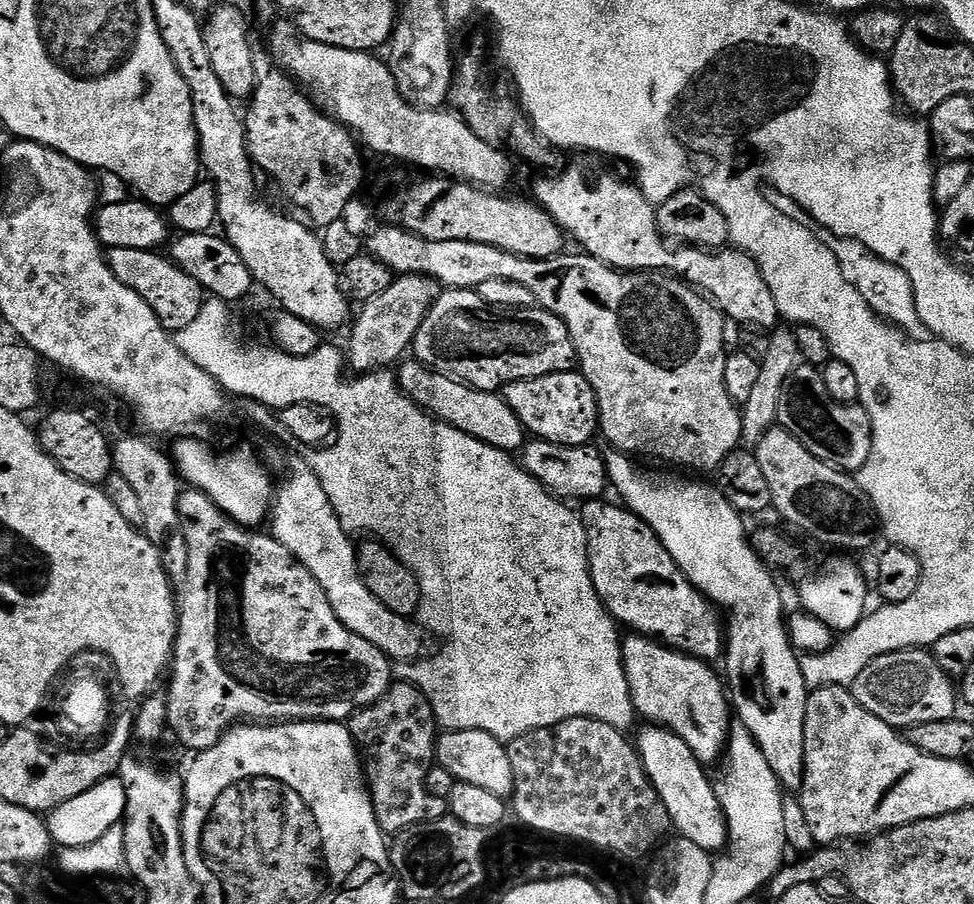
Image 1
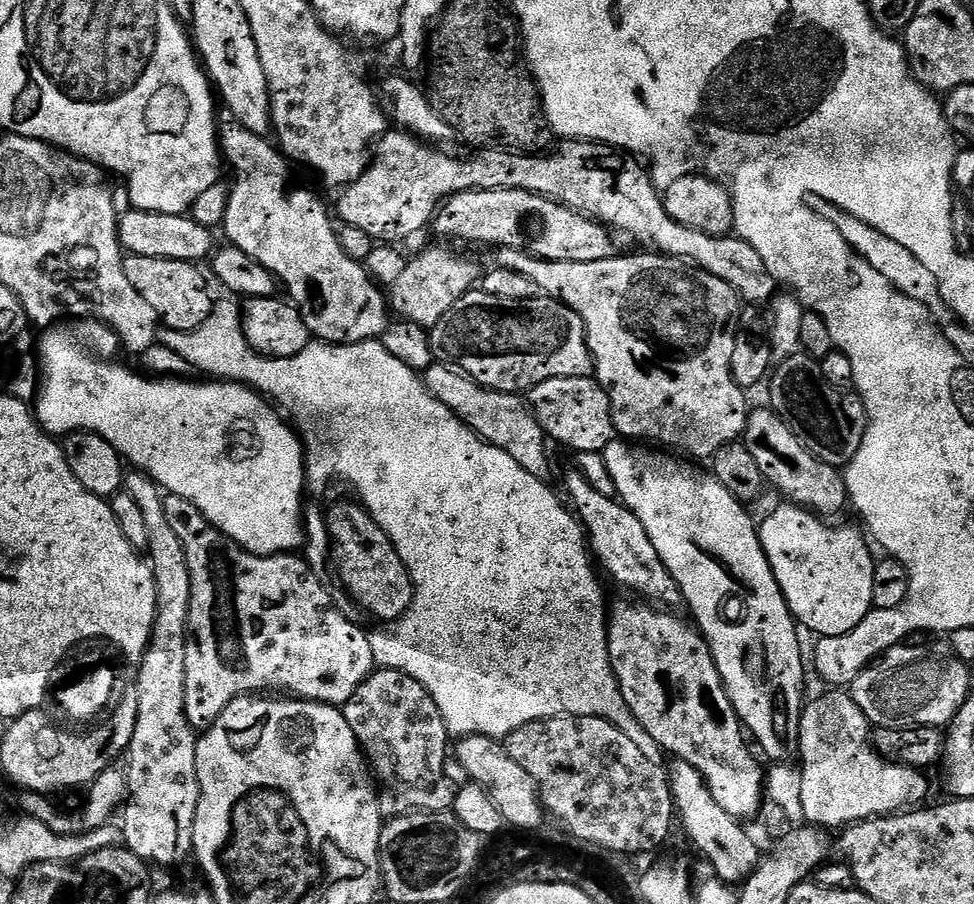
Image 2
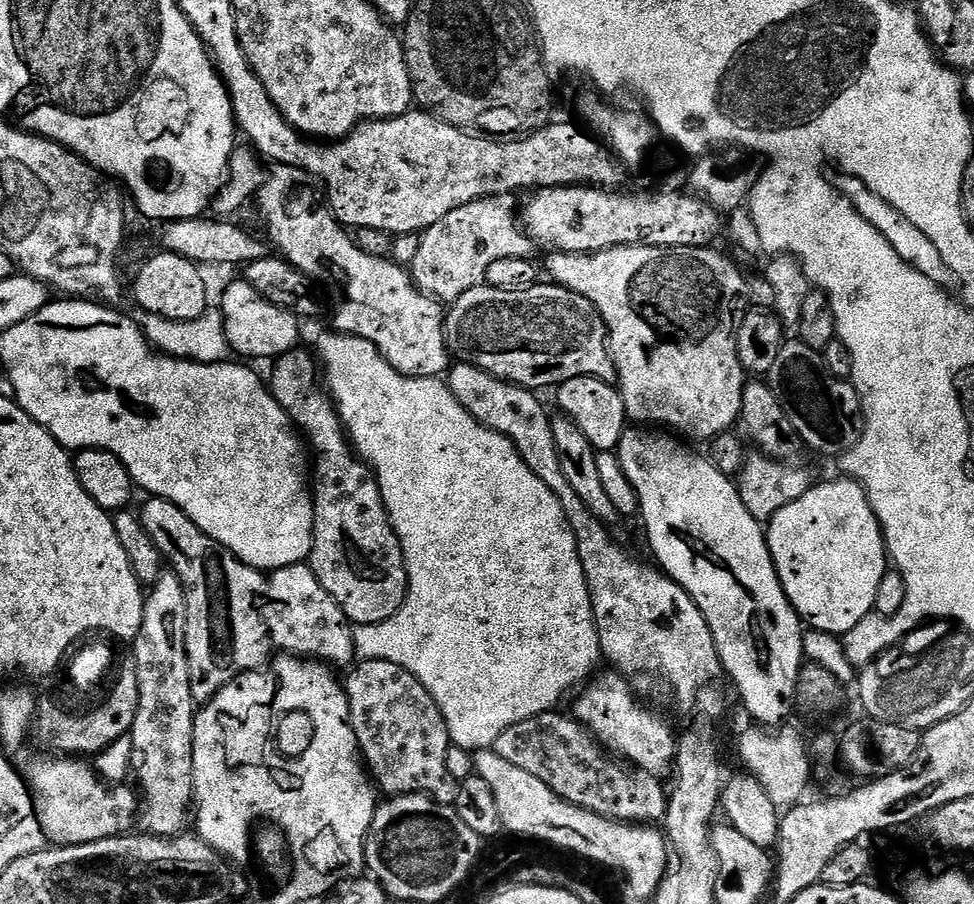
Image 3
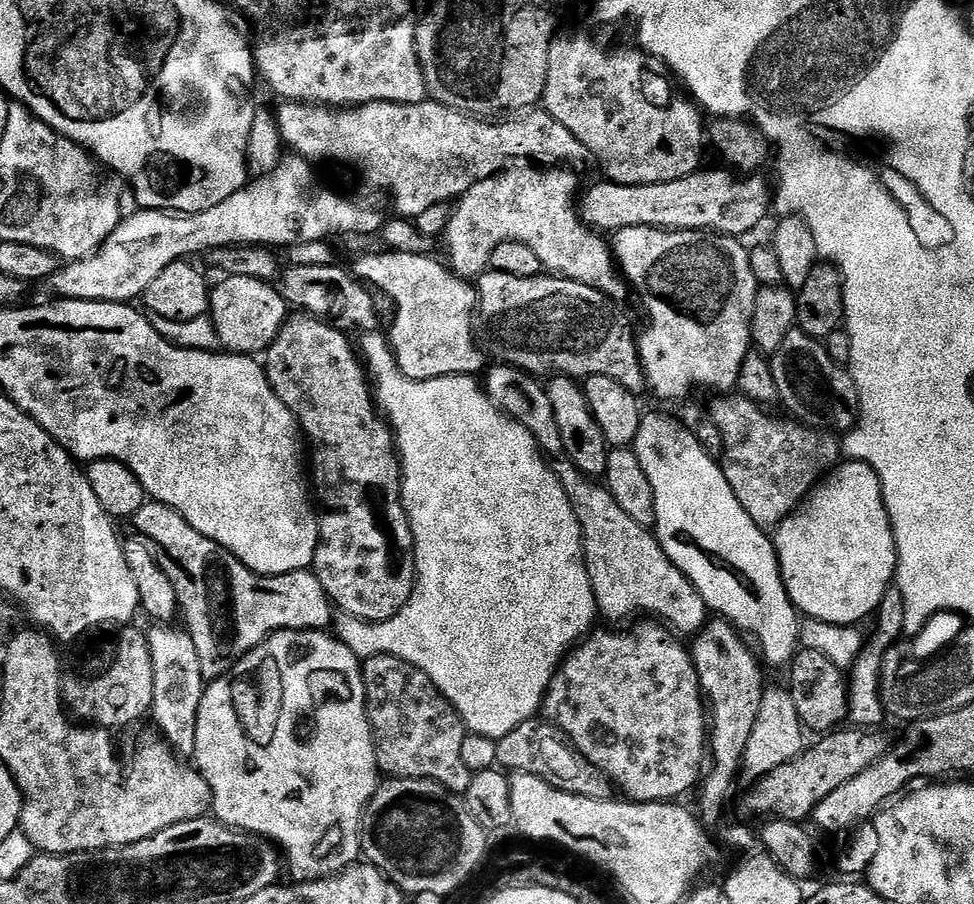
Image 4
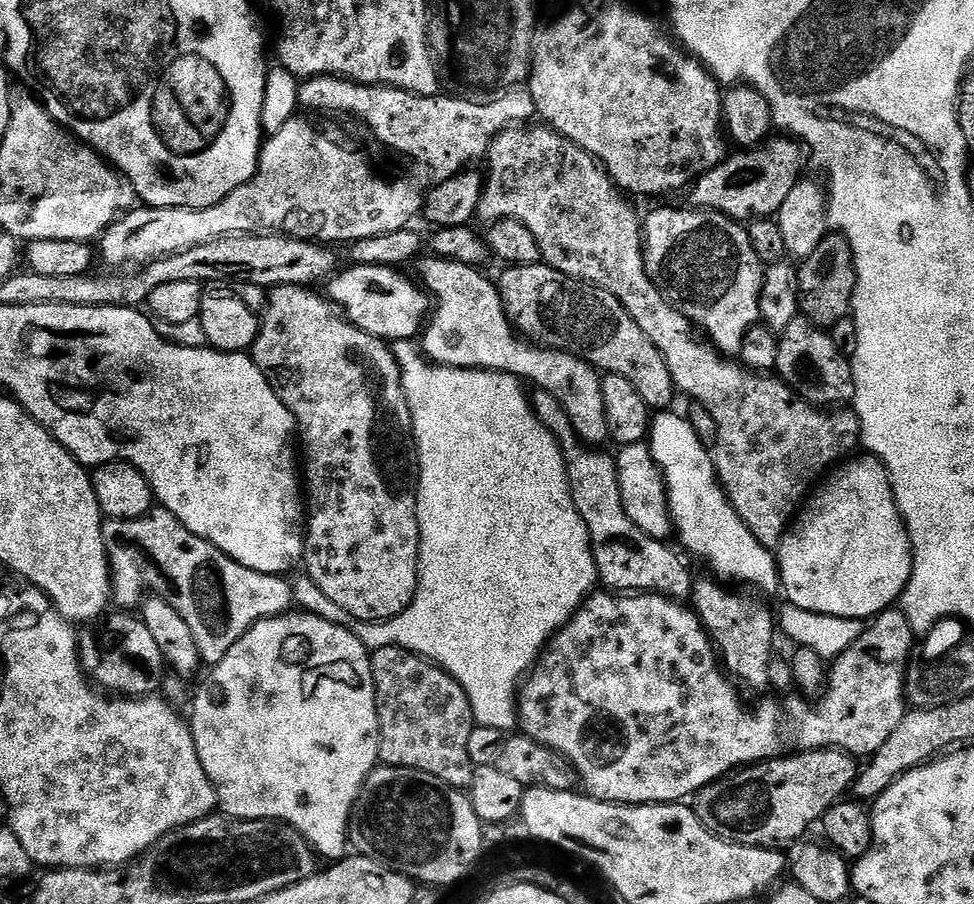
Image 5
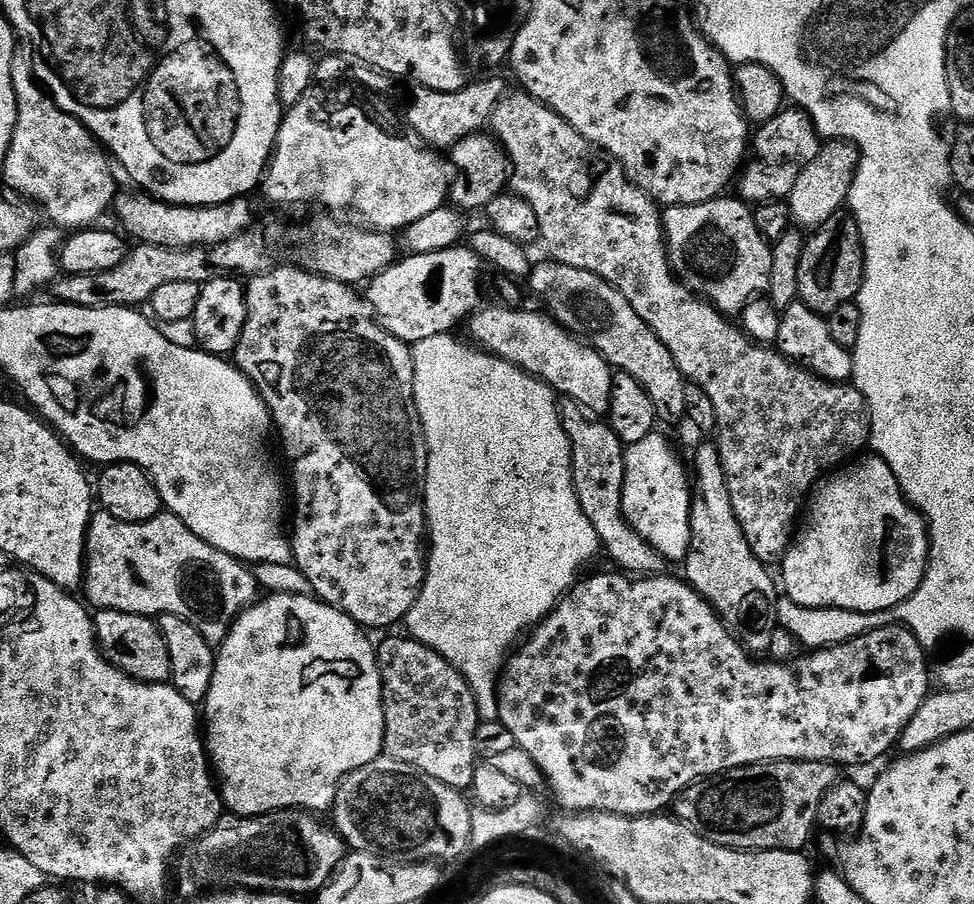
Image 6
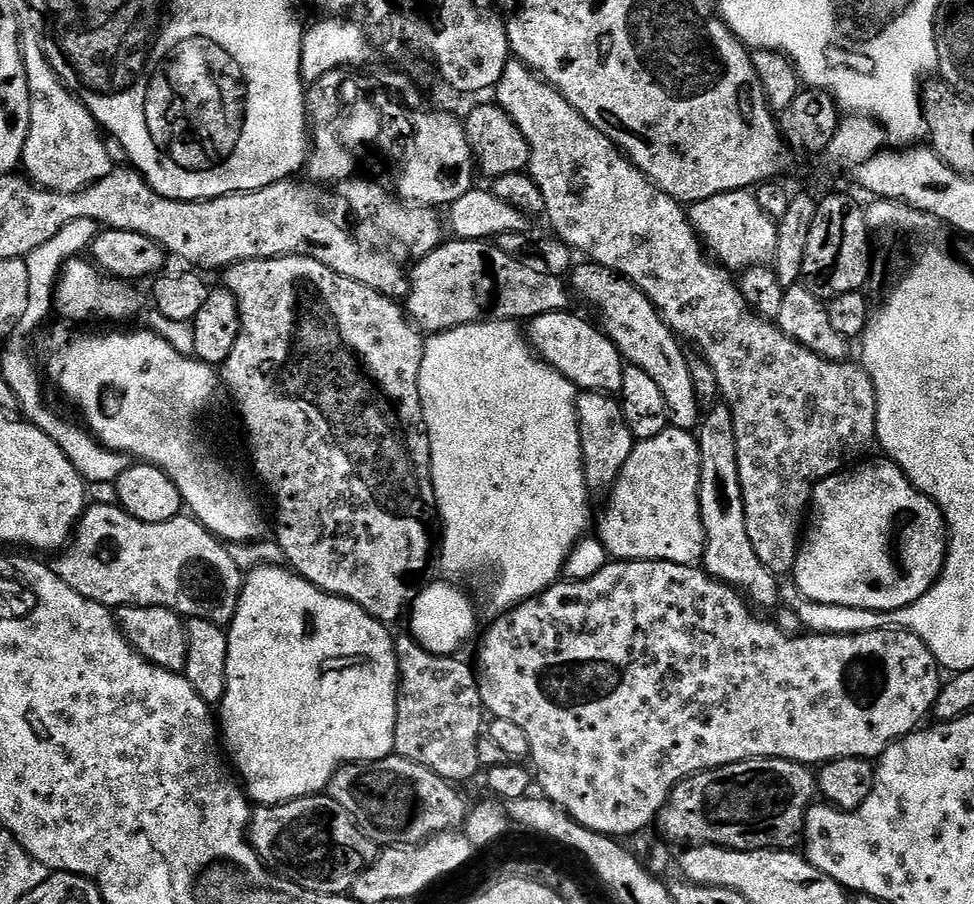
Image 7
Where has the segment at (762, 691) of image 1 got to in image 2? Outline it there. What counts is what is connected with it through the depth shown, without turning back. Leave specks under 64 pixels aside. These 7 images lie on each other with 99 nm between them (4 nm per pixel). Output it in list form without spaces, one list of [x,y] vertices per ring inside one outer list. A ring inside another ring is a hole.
[[[617,438],[610,442],[604,451],[603,458],[606,468],[610,473],[610,478],[614,481],[617,497],[625,507],[631,509],[635,517],[642,522],[646,534],[650,535],[650,540],[654,548],[658,551],[662,562],[670,570],[676,585],[680,587],[680,595],[683,603],[688,603],[688,608],[692,611],[691,619],[694,621],[700,633],[704,636],[704,641],[708,643],[708,649],[712,651],[714,662],[718,666],[718,674],[726,686],[726,694],[734,706],[736,716],[740,719],[741,725],[746,729],[747,735],[754,741],[755,747],[761,753],[765,752],[772,762],[792,762],[797,759],[799,753],[799,722],[800,714],[806,705],[804,698],[804,656],[800,653],[800,636],[796,633],[798,629],[797,621],[794,619],[792,611],[788,609],[786,598],[778,586],[778,582],[772,573],[772,567],[766,558],[765,551],[762,550],[759,531],[755,522],[748,514],[747,508],[740,500],[734,498],[732,494],[709,471],[698,470],[692,465],[682,462],[675,455],[660,451],[650,450],[648,446],[633,444],[622,438]]]

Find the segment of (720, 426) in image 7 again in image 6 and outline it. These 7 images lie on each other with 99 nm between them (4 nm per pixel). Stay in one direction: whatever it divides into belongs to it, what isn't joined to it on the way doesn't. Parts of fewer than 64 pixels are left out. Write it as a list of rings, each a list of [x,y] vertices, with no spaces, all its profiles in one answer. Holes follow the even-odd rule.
[[[715,443],[700,444],[696,448],[694,460],[694,495],[692,497],[692,513],[690,514],[690,550],[682,561],[682,576],[692,589],[712,605],[716,615],[724,621],[724,625],[732,631],[733,636],[753,654],[768,654],[771,638],[778,627],[776,602],[778,584],[772,581],[769,569],[750,550],[750,542],[746,542],[746,534],[734,514],[734,506],[730,500],[730,486],[726,482],[726,470],[722,466],[720,449]]]

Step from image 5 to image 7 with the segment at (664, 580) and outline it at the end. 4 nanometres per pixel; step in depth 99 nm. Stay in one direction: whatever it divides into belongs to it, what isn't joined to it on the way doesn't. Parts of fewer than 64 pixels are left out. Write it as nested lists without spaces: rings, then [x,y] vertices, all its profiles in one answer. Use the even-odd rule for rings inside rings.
[[[581,391],[576,398],[576,413],[582,438],[582,462],[584,463],[584,482],[589,489],[611,489],[616,483],[626,458],[632,453],[633,439],[630,426],[622,414],[622,406],[615,395],[607,392]]]

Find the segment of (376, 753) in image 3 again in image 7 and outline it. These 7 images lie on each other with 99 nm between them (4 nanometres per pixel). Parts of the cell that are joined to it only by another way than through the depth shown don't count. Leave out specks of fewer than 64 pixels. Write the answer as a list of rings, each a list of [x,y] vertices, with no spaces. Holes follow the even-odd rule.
[[[397,635],[396,641],[396,657],[400,663],[400,689],[398,690],[398,698],[396,699],[396,721],[394,722],[394,752],[395,755],[406,758],[410,762],[418,762],[418,766],[426,766],[426,770],[434,770],[434,774],[438,774],[443,780],[449,782],[457,782],[456,780],[468,780],[476,771],[481,771],[482,765],[478,758],[478,742],[482,733],[486,728],[486,709],[482,702],[482,694],[480,693],[480,682],[471,663],[467,664],[464,660],[456,660],[455,655],[439,656],[430,650],[426,650],[411,635]]]

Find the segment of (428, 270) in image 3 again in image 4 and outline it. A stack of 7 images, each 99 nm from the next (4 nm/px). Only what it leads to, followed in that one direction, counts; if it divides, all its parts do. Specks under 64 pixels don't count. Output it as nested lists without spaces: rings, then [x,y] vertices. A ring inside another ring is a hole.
[[[520,162],[515,166],[505,167],[497,171],[496,175],[488,176],[482,182],[470,186],[470,190],[466,190],[466,194],[455,201],[442,235],[444,248],[448,251],[447,267],[457,276],[479,277],[489,267],[488,259],[490,254],[494,254],[497,246],[507,240],[517,240],[530,246],[530,250],[538,254],[541,265],[549,273],[596,288],[616,302],[621,302],[620,300],[630,296],[626,281],[618,271],[609,241],[597,229],[589,228],[580,219],[578,211],[580,180],[572,172],[575,171],[568,166],[537,166],[532,162]]]

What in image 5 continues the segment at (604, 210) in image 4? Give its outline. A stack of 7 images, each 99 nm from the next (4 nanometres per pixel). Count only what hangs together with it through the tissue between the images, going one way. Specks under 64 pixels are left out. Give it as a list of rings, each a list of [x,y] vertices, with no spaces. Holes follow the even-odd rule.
[[[769,138],[758,148],[740,150],[720,161],[716,168],[704,172],[691,185],[691,207],[696,210],[721,212],[731,220],[749,222],[775,217],[782,210],[790,190],[800,183],[806,164],[806,148],[795,138]]]

